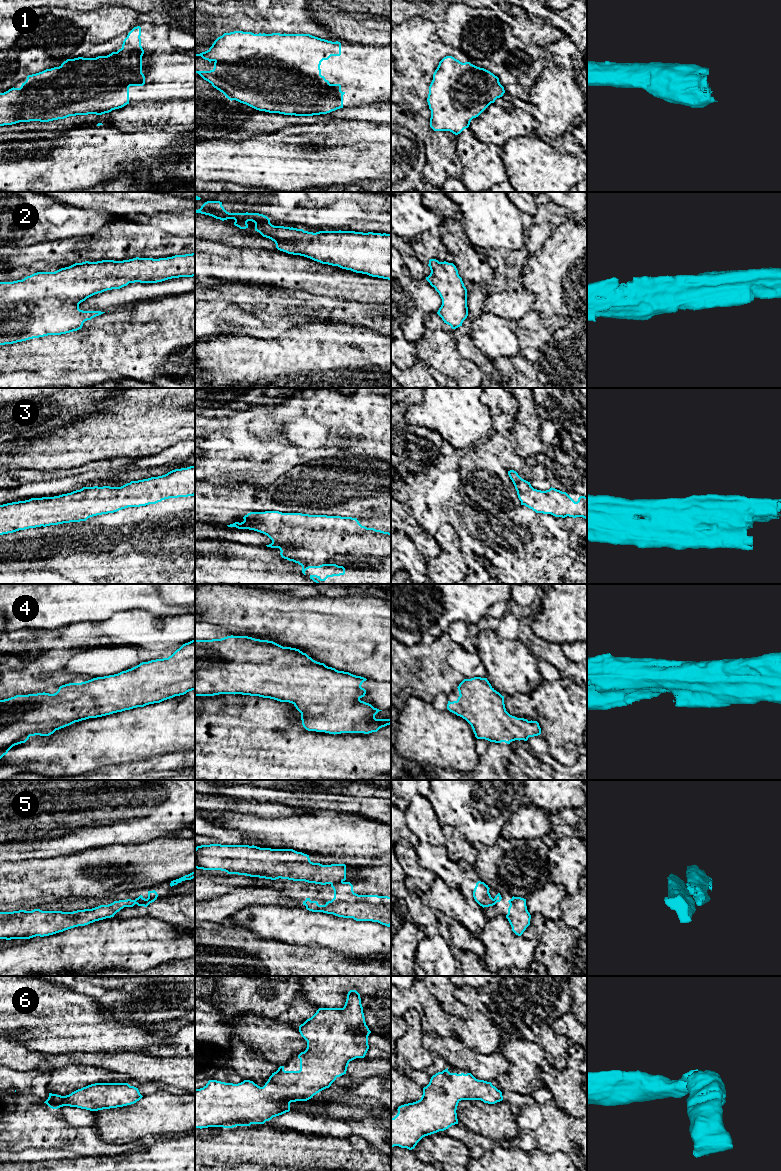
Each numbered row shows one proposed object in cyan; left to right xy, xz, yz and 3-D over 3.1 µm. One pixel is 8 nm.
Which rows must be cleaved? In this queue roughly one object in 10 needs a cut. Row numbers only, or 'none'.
5

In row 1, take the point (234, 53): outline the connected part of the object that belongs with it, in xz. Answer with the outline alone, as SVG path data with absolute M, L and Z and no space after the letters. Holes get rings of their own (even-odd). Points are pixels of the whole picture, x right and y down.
M234 31L230 33L224 33L218 37L212 46L205 52L196 54L201 56L203 59L208 60L210 63L214 62L214 68L210 71L196 71L204 80L212 84L214 88L222 92L229 100L236 100L240 103L246 104L256 110L265 111L269 113L279 113L284 115L295 115L295 116L313 116L320 114L327 114L337 109L343 108L343 95L345 92L341 91L340 84L330 84L324 76L321 75L320 65L323 60L328 60L331 56L341 55L341 43L336 41L328 41L321 39L310 34L254 34L252 32Z

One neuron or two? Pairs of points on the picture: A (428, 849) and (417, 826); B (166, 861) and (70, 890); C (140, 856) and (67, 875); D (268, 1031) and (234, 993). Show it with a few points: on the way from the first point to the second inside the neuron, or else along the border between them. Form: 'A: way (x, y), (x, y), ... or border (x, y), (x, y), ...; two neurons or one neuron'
A: border (417, 835), (424, 834), (430, 840); two neurons
B: way (142, 866), (94, 873); one neuron
C: way (122, 860), (85, 862); one neuron
D: border (275, 1019), (244, 1013), (230, 1020); two neurons

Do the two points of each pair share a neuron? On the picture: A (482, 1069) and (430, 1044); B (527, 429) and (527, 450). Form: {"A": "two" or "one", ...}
{"A": "one", "B": "one"}

